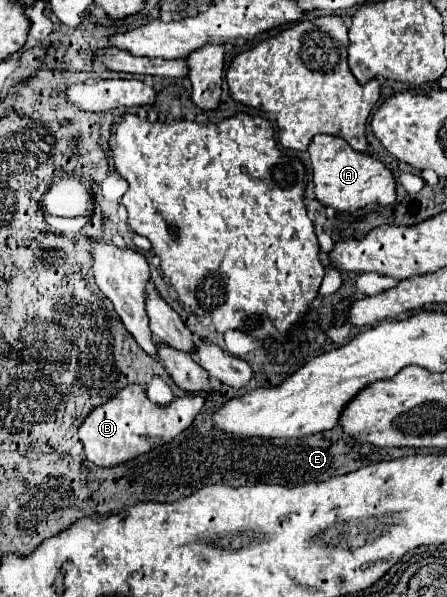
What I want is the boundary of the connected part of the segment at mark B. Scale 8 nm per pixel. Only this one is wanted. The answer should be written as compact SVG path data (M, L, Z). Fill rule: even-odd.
M132 383L108 399L104 405L94 407L90 415L84 419L82 427L78 429L80 443L84 445L84 455L98 467L110 467L124 463L132 457L138 457L158 445L172 441L178 433L188 429L204 405L204 397L194 393L184 393L172 399L168 405L152 403L146 395L146 387L140 383Z

